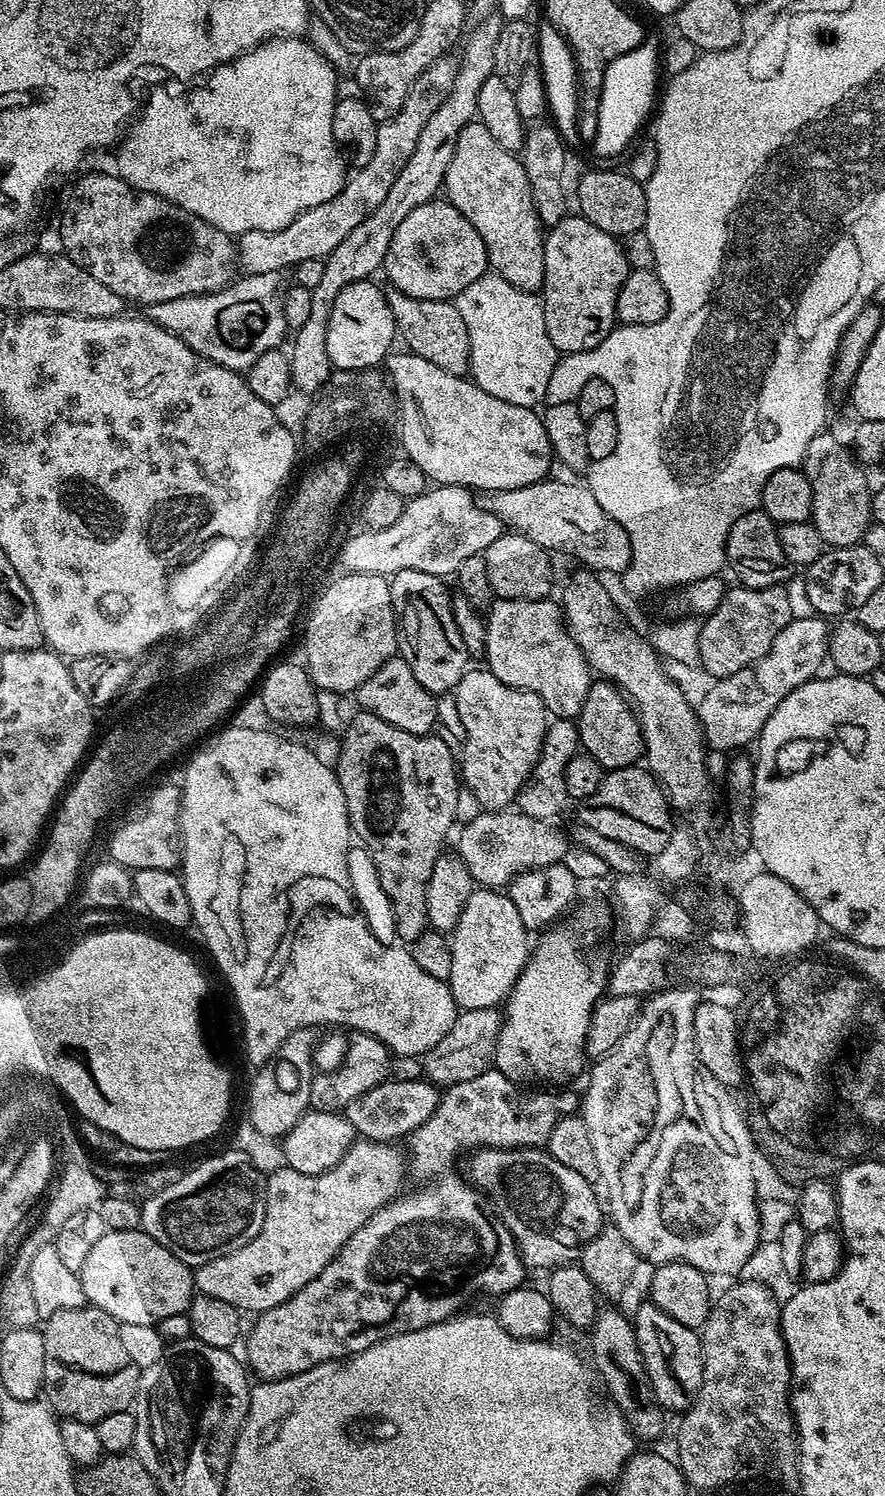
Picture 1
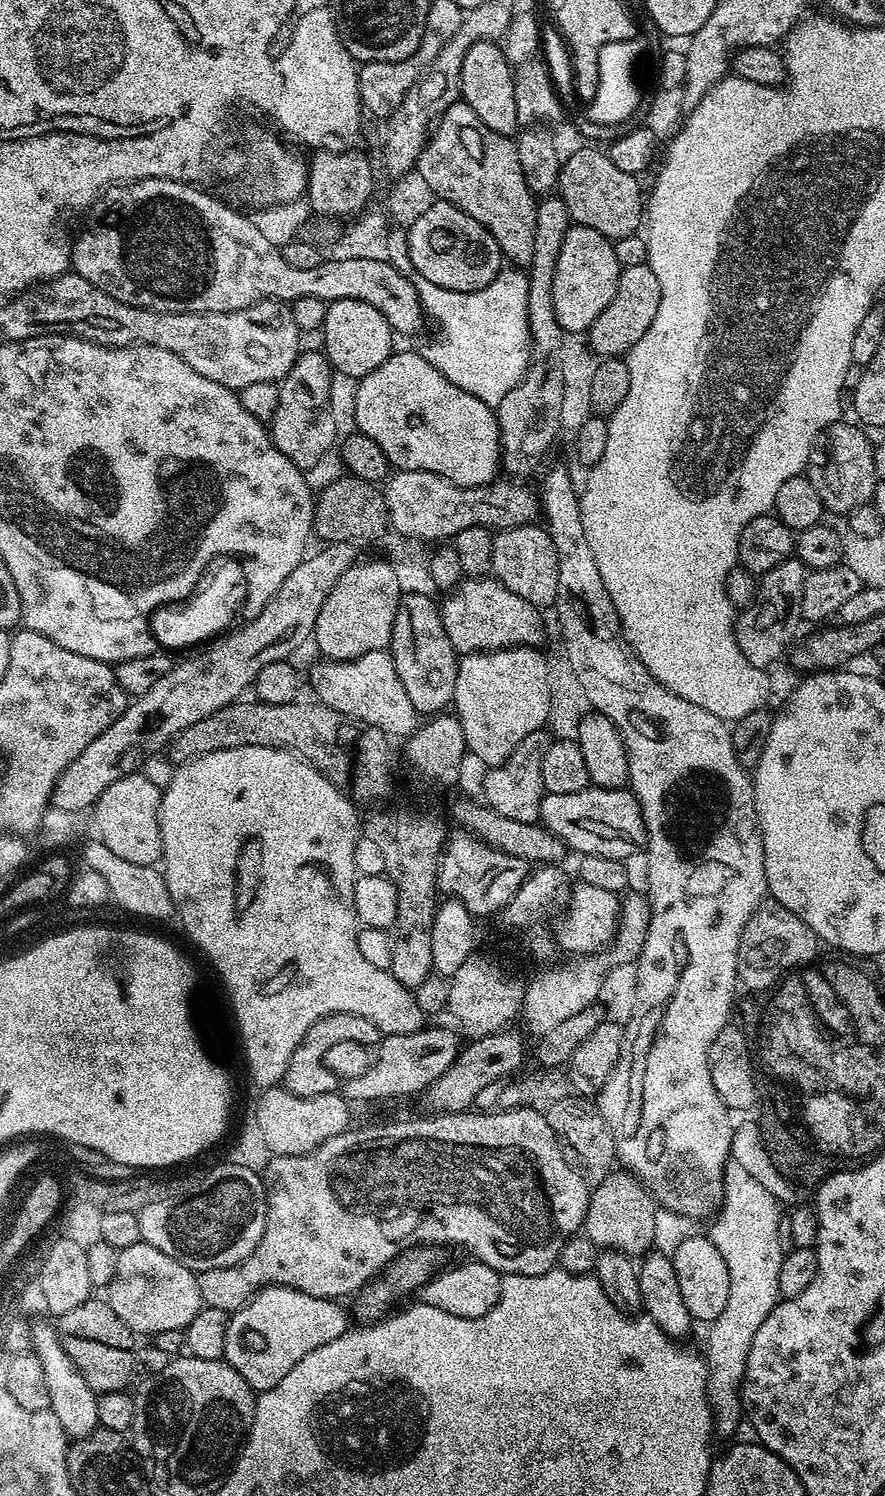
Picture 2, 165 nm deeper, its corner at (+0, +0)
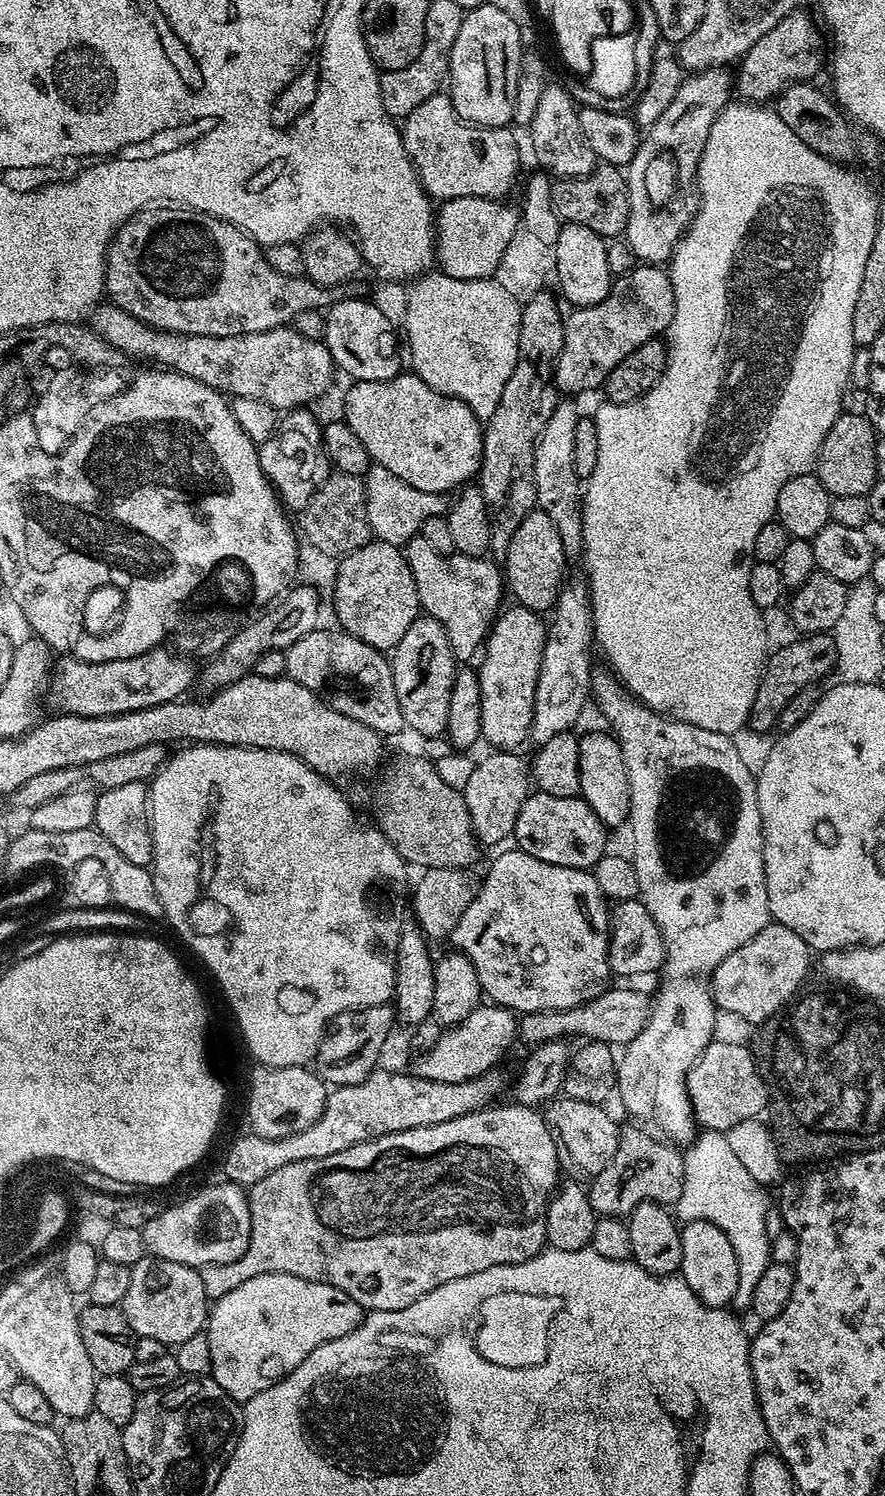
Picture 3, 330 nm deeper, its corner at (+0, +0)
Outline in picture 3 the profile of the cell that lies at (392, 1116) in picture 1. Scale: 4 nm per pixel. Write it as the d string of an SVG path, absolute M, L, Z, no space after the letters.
M607 988L598 996L598 998L590 999L584 1004L572 1007L566 1011L538 1011L525 1013L518 1022L518 1036L523 1042L528 1042L530 1046L544 1044L546 1041L569 1038L568 1036L586 1036L582 1037L589 1041L600 1042L609 1046L626 1046L633 1038L641 1033L642 1027L649 1018L651 1012L651 1001L649 997L645 997L640 991L632 988Z

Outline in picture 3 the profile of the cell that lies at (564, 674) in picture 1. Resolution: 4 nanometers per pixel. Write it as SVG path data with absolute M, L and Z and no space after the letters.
M421 534L408 541L406 555L414 586L418 586L421 609L442 622L442 630L446 630L446 638L457 661L468 662L475 652L477 655L481 651L501 611L500 599L506 596L506 580L501 565L495 559L483 556L443 556L432 549Z

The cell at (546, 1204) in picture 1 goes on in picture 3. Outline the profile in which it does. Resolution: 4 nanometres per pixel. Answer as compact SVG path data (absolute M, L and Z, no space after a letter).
M515 1102L504 1104L501 1108L496 1107L481 1108L479 1112L459 1116L450 1122L438 1122L434 1126L418 1126L386 1134L377 1140L367 1140L358 1146L338 1150L338 1154L330 1154L330 1158L290 1162L290 1166L282 1166L274 1170L274 1174L266 1174L262 1182L247 1189L250 1206L250 1242L246 1250L234 1262L208 1264L199 1269L202 1286L209 1301L221 1300L226 1294L230 1294L230 1290L238 1290L242 1282L250 1282L250 1278L258 1274L285 1272L291 1276L334 1286L350 1294L350 1298L354 1298L354 1302L358 1302L360 1307L368 1312L402 1312L411 1304L416 1304L418 1298L430 1296L434 1289L443 1288L452 1280L466 1280L479 1272L493 1271L503 1264L527 1264L529 1260L533 1260L548 1244L546 1214L548 1202L561 1179L560 1149L556 1147L556 1140L552 1137L543 1111Z

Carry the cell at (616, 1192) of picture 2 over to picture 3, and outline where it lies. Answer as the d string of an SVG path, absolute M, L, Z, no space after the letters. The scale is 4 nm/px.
M625 1127L620 1134L618 1150L614 1150L614 1158L610 1158L608 1165L599 1174L591 1177L586 1191L597 1217L627 1218L647 1200L652 1200L655 1204L675 1206L678 1198L682 1198L684 1152L676 1149L679 1147L667 1139L655 1140L651 1136L653 1133L648 1132L643 1132L640 1128Z

